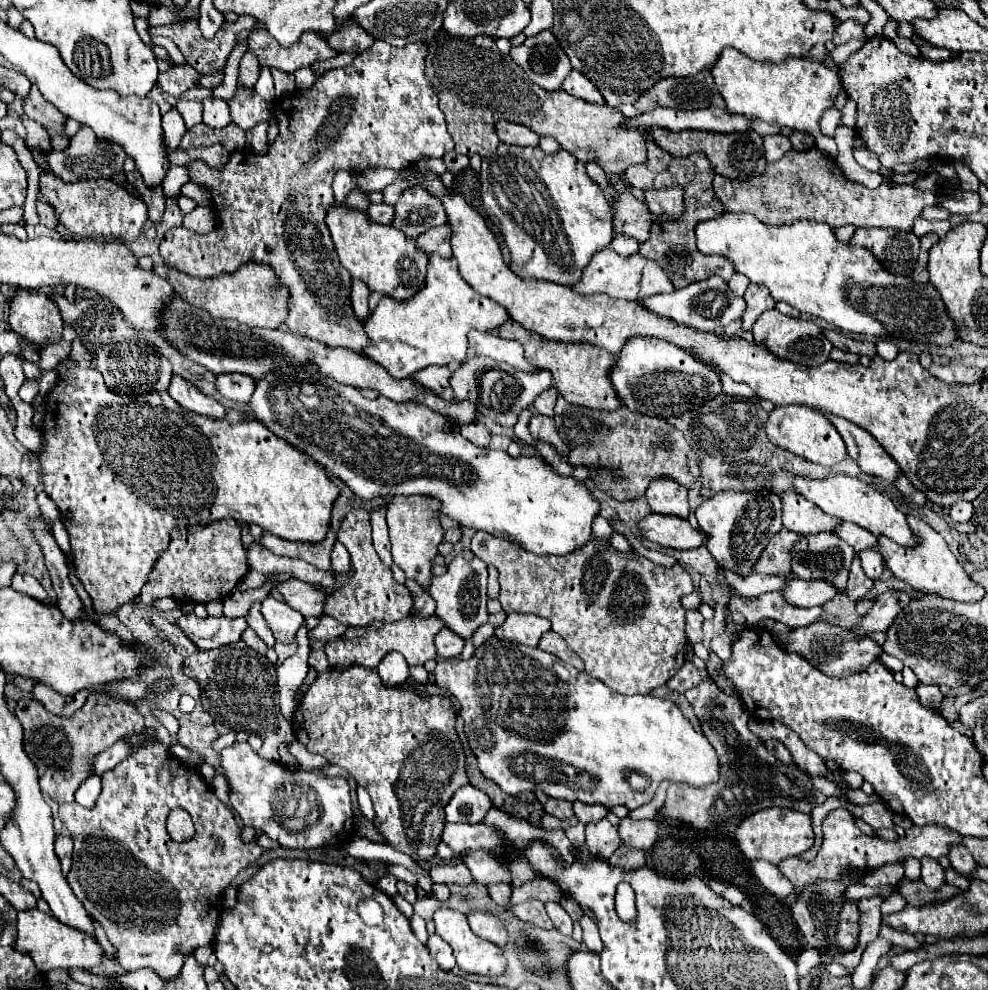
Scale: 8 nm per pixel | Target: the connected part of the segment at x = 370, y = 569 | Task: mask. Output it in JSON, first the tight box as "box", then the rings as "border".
{"box":[324,508,412,626],"border":[[[352,508],[350,514],[342,520],[338,538],[352,556],[354,574],[348,578],[344,588],[328,594],[328,600],[324,604],[324,612],[346,626],[366,626],[374,620],[396,622],[406,618],[408,610],[412,608],[412,596],[408,588],[404,584],[398,584],[392,576],[392,570],[380,562],[370,540],[370,524],[366,526],[364,522],[370,522],[370,514],[362,508]]]}

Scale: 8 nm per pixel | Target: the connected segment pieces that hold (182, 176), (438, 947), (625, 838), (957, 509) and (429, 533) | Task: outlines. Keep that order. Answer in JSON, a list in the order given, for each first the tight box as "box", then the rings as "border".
[{"box":[164,166,190,196],"border":[[[176,166],[168,170],[166,178],[164,178],[164,194],[166,196],[174,196],[180,192],[182,184],[190,182],[190,176],[188,176],[188,171],[185,166]]]},{"box":[428,934,456,970],"border":[[[432,934],[430,938],[428,938],[428,950],[430,950],[430,956],[440,964],[440,968],[442,970],[452,970],[454,966],[456,966],[456,962],[454,962],[454,956],[452,956],[452,948],[440,938],[440,936],[436,936],[436,934]]]},{"box":[618,816,658,850],"border":[[[626,816],[622,818],[618,832],[622,842],[634,850],[650,850],[658,840],[658,826],[654,820],[632,820]]]},{"box":[950,502,972,522],"border":[[[956,502],[950,506],[950,516],[954,522],[968,522],[972,516],[972,504],[970,502]]]},{"box":[388,496,444,588],"border":[[[396,496],[388,506],[388,528],[392,542],[392,558],[404,570],[406,578],[416,580],[422,588],[430,586],[432,562],[438,556],[438,544],[444,538],[444,530],[438,522],[440,504],[434,498],[424,496]]]}]

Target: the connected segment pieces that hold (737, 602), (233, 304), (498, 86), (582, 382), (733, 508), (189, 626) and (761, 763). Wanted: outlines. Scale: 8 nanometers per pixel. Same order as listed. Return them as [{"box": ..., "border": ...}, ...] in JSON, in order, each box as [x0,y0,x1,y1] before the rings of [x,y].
[{"box":[728,590,822,628],"border":[[[730,590],[730,604],[728,608],[732,612],[744,614],[748,620],[748,626],[756,626],[762,618],[772,618],[776,622],[782,622],[790,628],[808,626],[818,620],[822,614],[822,608],[792,608],[780,592],[768,592],[758,598],[740,598],[736,592]]]},{"box":[154,264,288,328],"border":[[[168,264],[154,266],[154,272],[168,280],[182,300],[188,300],[188,304],[194,304],[196,308],[202,306],[202,310],[210,310],[214,318],[236,320],[240,324],[248,324],[250,328],[278,328],[288,316],[288,292],[278,286],[272,268],[262,264],[244,264],[234,274],[220,274],[218,278],[208,280],[192,278]]]},{"box":[426,34,646,174],"border":[[[438,34],[432,42],[428,42],[428,56],[426,56],[426,74],[428,80],[440,100],[440,110],[446,116],[448,132],[452,140],[456,142],[456,152],[472,156],[478,154],[480,158],[488,158],[492,150],[498,146],[496,136],[496,122],[508,120],[518,122],[528,128],[532,128],[540,136],[554,136],[564,150],[574,154],[580,162],[596,162],[604,168],[608,174],[622,174],[632,164],[644,164],[646,162],[646,142],[642,132],[624,128],[624,116],[606,104],[588,104],[576,96],[566,94],[564,90],[544,90],[538,84],[530,82],[526,78],[526,72],[516,66],[514,60],[510,60],[510,54],[500,54],[496,48],[496,42],[490,36],[452,36],[452,34]]]},{"box":[500,320,620,410],"border":[[[506,320],[500,326],[500,336],[508,340],[516,340],[524,346],[524,356],[530,360],[534,368],[548,368],[554,376],[554,386],[558,394],[568,400],[570,404],[586,406],[592,410],[614,410],[620,408],[620,400],[616,390],[612,388],[608,374],[614,364],[614,356],[608,356],[604,348],[592,348],[592,344],[556,344],[540,334],[528,332],[522,324],[514,320]]]},{"box":[696,490,782,576],"border":[[[768,490],[760,492],[718,492],[696,508],[698,526],[708,534],[706,546],[716,564],[724,570],[732,570],[740,576],[748,576],[754,570],[756,560],[770,542],[770,538],[782,530],[782,502],[780,496]]]},{"box":[176,614,248,650],"border":[[[194,614],[180,616],[176,626],[194,642],[198,650],[212,650],[230,642],[238,642],[248,628],[244,618],[198,618]]]},{"box":[660,682,826,836],"border":[[[704,682],[684,692],[684,696],[692,704],[702,724],[704,736],[708,736],[710,744],[720,756],[722,770],[720,770],[720,780],[706,788],[672,784],[668,788],[664,806],[660,808],[660,816],[664,818],[666,826],[672,828],[686,826],[690,830],[708,830],[708,832],[730,836],[746,816],[758,810],[780,806],[780,808],[792,808],[810,814],[812,808],[826,802],[826,796],[812,786],[806,774],[794,772],[792,768],[782,764],[776,756],[772,756],[764,748],[762,740],[750,732],[748,712],[738,698],[726,696],[712,682]]]}]

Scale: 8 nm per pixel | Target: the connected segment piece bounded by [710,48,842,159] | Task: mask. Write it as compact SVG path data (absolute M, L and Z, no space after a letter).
M724 48L718 62L710 70L716 88L726 100L726 106L732 114L758 118L780 128L786 126L792 130L808 132L814 136L816 147L822 153L836 159L838 150L835 140L822 135L819 122L824 110L834 106L834 100L842 90L838 72L810 58L788 58L780 64L752 62L748 56L734 48Z

